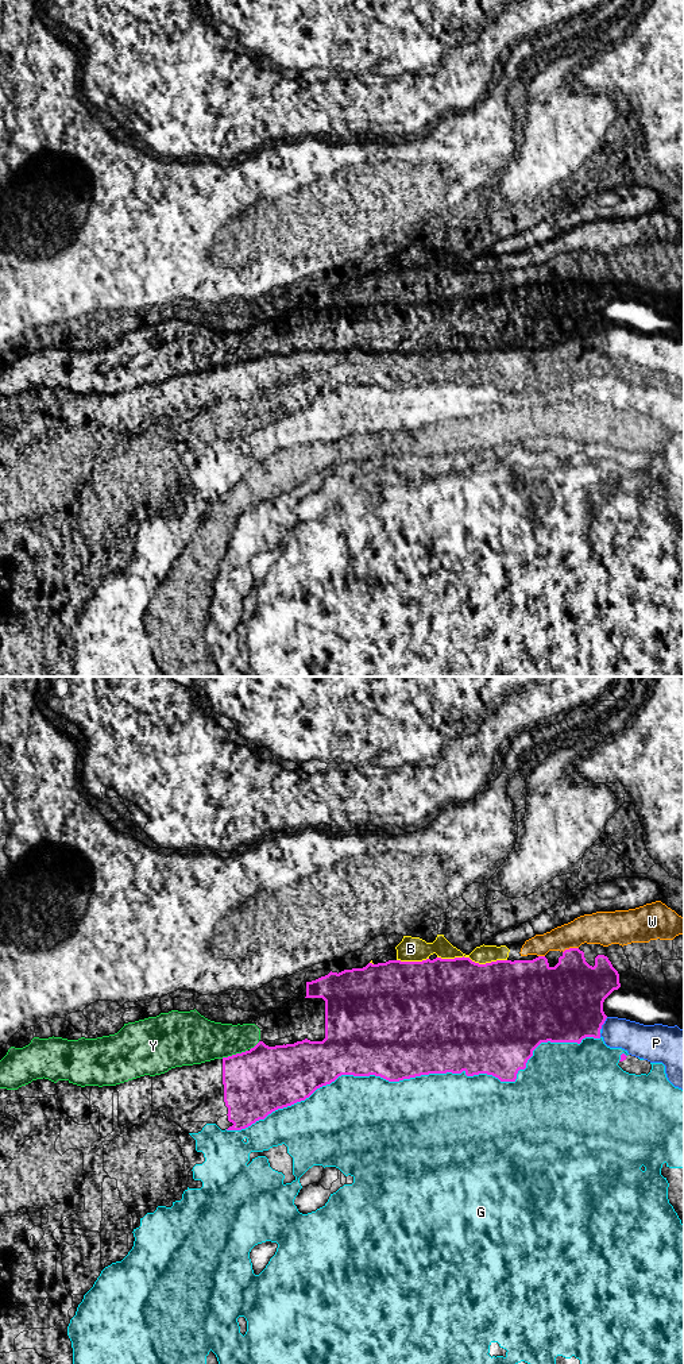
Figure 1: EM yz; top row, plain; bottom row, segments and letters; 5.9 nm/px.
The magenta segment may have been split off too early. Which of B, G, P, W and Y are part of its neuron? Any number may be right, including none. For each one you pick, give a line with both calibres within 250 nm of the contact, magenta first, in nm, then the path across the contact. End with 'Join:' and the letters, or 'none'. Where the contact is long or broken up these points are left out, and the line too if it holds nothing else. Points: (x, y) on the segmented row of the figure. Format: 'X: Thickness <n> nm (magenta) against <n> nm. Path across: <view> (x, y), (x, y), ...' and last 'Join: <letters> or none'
Y: Thickness 400 nm (magenta) against 280 nm. Path across: yz (257, 1082), (234, 1055), (219, 1040), (194, 1040)
Join: Y

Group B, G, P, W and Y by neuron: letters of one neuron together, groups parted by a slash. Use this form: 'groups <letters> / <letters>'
groups B W / G / P / Y

